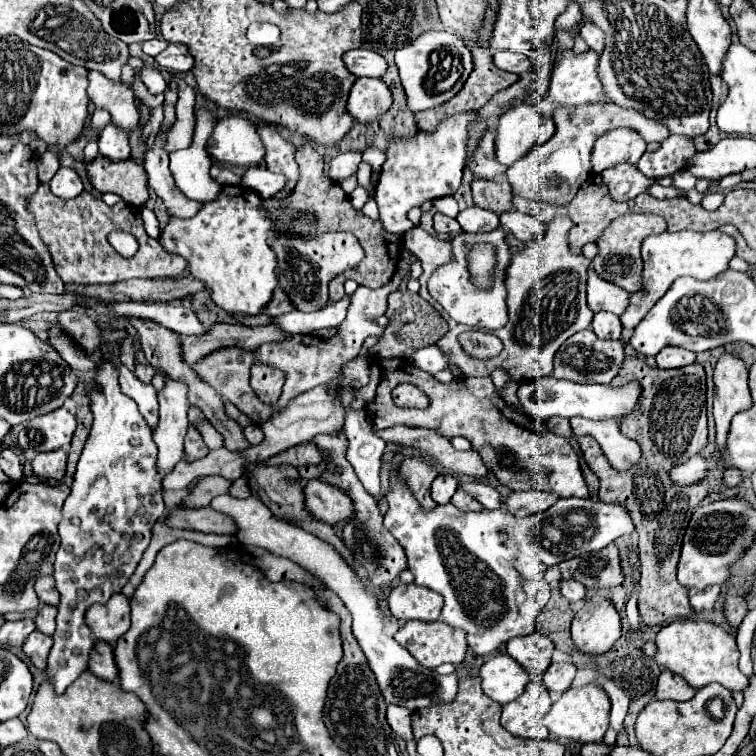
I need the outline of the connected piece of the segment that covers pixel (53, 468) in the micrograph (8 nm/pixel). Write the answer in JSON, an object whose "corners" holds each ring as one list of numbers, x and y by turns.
{"corners":[[62,449,52,451,52,453,38,453,32,459,32,471,40,479,60,481,66,473,66,453]]}

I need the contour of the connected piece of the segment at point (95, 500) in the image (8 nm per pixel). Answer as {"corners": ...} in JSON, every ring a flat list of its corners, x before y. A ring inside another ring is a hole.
{"corners":[[110,361,98,367,96,381,102,385,102,391,90,393,90,409,94,413,94,425,84,445,84,451,78,459,72,491,68,499,64,501,62,521,58,525,62,543,56,553,54,579,56,579,56,587,62,599,58,605,56,631,52,635,54,645,50,649,48,667,46,667,46,679,54,685,54,691,58,695,62,695,84,671,88,671,90,651,96,643,96,639,92,637,86,625,88,607,96,603,102,605,114,593,122,591,122,587,128,583,130,575,136,571,144,551,150,545,154,523,166,511,164,501,162,501,162,483,160,479,156,479,158,451,156,451,156,443,152,441,152,429,140,415,138,405,120,391,118,381,116,381,116,371,112,369]]}

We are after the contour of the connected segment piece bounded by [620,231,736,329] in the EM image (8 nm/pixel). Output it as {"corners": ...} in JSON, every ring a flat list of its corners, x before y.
{"corners":[[664,231,660,235,652,235,646,237,642,243,642,261,644,261,644,269,642,269,642,289,636,293,630,293,630,303,626,307,626,311,620,315,620,321,624,327,634,329,640,319,654,307,654,303,670,289,670,285,678,279,678,277,694,277,700,281,708,281,712,277,716,277,718,273,728,269,728,261,734,257,736,245,734,239,722,231,706,231,706,233,698,233,698,231]]}

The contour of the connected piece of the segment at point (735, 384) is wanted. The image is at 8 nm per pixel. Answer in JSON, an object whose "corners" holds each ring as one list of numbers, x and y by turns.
{"corners":[[732,353,720,355,714,367,714,387,716,445,724,447,732,417,752,405,748,391,748,369,744,367,744,361]]}

